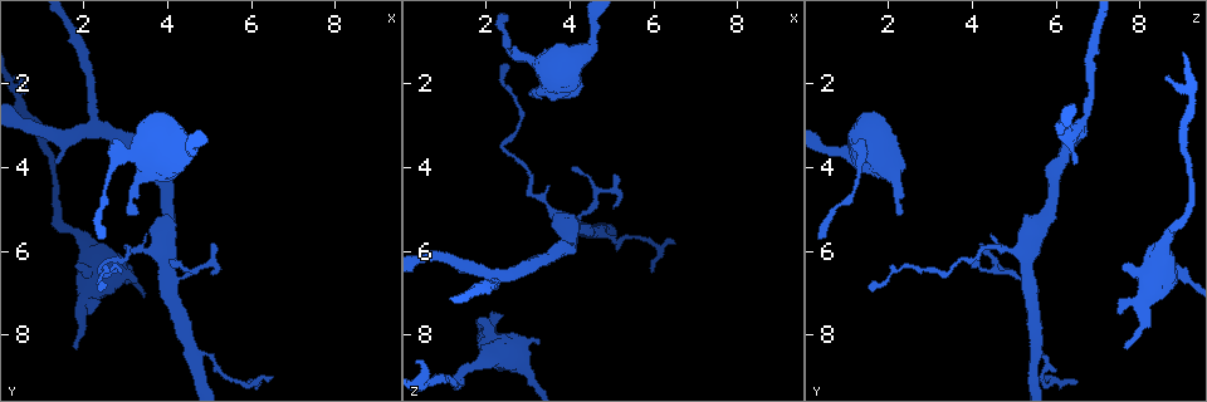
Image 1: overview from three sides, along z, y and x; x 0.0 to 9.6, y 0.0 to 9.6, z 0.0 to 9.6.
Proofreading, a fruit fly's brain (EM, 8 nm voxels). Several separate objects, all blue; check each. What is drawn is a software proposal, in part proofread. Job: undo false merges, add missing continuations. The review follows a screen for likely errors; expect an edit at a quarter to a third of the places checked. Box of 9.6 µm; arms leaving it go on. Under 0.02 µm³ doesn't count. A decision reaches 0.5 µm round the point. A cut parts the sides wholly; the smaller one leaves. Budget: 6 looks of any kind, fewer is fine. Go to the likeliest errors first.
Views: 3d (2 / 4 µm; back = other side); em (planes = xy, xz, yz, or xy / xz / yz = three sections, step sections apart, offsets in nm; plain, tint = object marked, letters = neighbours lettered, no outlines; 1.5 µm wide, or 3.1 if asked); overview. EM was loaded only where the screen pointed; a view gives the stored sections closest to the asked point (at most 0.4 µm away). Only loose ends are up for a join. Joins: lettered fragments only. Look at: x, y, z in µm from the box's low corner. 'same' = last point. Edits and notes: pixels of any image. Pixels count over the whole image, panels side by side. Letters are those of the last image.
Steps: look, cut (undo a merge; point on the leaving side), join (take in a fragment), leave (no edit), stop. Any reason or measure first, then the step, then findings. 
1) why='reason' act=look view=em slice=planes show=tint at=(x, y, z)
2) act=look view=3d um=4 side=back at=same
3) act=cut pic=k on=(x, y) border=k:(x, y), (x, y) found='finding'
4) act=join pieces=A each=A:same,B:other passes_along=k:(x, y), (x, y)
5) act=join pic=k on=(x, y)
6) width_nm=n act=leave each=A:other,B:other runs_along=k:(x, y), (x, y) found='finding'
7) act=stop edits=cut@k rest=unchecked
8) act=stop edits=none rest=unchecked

why='branch stops here' act=look view=3d um=2 at=(2.10, 7.50, 7.50)

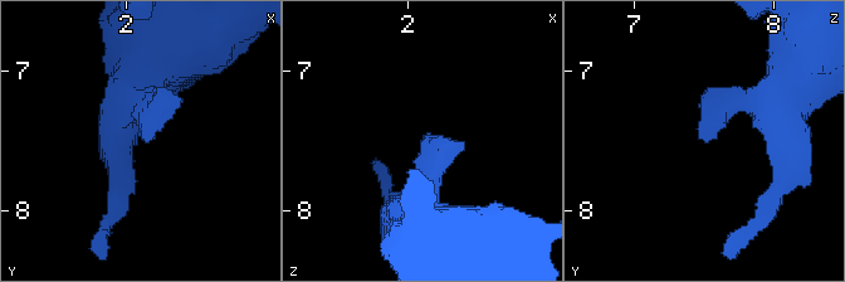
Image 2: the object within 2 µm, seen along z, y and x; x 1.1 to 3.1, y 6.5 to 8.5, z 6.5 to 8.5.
why='need the tissue' act=look view=em slice=planes show=letters at=(2.14, 7.52, 7.50)

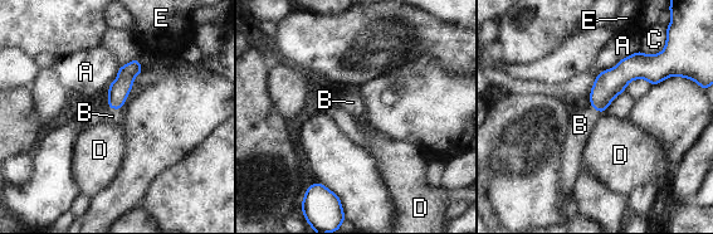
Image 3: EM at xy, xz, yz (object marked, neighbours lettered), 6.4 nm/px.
act=join pieces=B each=A:other,B:same,C:other,D:other,E:other passes_along=3:(118, 89), (115, 108), (112, 116) found='it goes on there'

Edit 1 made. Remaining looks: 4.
why='free end' act=look view=em slice=planes show=letters at=(6.50, 8.95, 5.80)

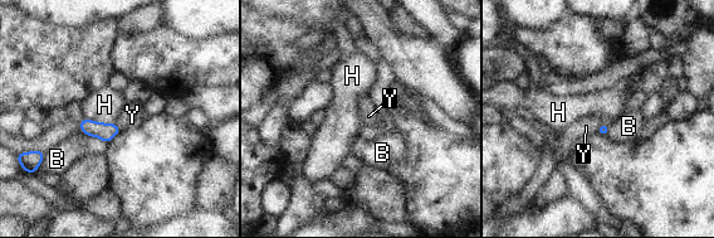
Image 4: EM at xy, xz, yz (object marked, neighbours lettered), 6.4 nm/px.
longest_contact=H:190nm act=leave each=B:other,H:other,Y:other border=4:(606, 122), (595, 131) found='none of them fits'

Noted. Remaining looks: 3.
act=look view=em slice=planes show=plain at=(4.05, 4.35, 2.15)

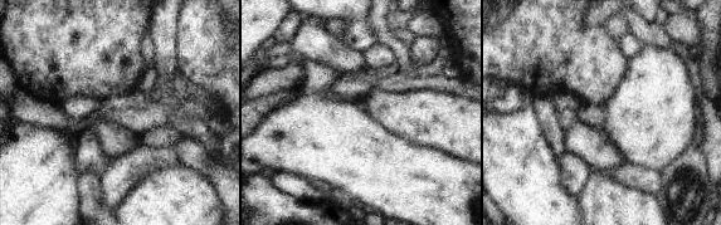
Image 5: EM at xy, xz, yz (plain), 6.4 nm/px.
act=look view=em slice=planes show=letters at=same

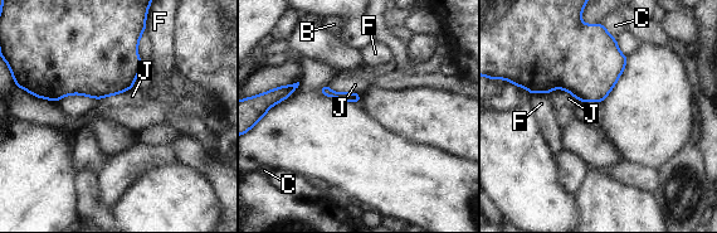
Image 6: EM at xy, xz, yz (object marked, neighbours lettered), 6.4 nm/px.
act=leave each=B:other,C:other,F:other,J:other border=6:(326, 83), (337, 92), (360, 93) found='no lettered fragment goes on from it'

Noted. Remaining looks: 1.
act=stop edits=join@3 rest=unchecked

